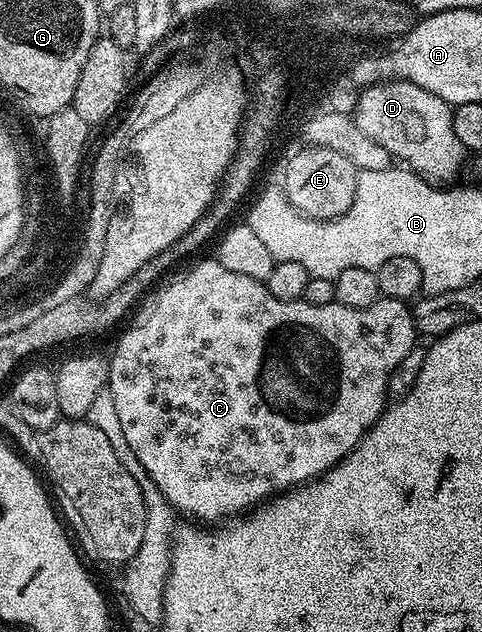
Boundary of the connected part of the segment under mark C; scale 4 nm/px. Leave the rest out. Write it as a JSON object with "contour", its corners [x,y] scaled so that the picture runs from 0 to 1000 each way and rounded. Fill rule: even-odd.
{"contour":[[[438,413],[411,416],[400,427],[386,429],[351,453],[334,451],[322,464],[301,470],[272,498],[276,503],[266,524],[243,538],[232,566],[222,568],[220,614],[237,627],[237,647],[245,652],[245,666],[253,669],[253,685],[261,690],[270,715],[286,722],[307,756],[328,772],[332,783],[357,799],[359,809],[367,815],[384,813],[390,818],[384,821],[405,823],[415,829],[456,829],[504,815],[593,775],[612,775],[616,769],[662,756],[703,734],[797,653],[797,622],[807,622],[813,590],[830,584],[834,570],[842,570],[842,563],[865,546],[863,535],[867,536],[855,492],[836,472],[790,468],[782,478],[768,481],[768,487],[741,491],[718,487],[699,476],[685,481],[643,481],[629,475],[587,478],[556,460],[550,448],[519,437],[494,437],[494,430],[461,424],[456,413]]]}

